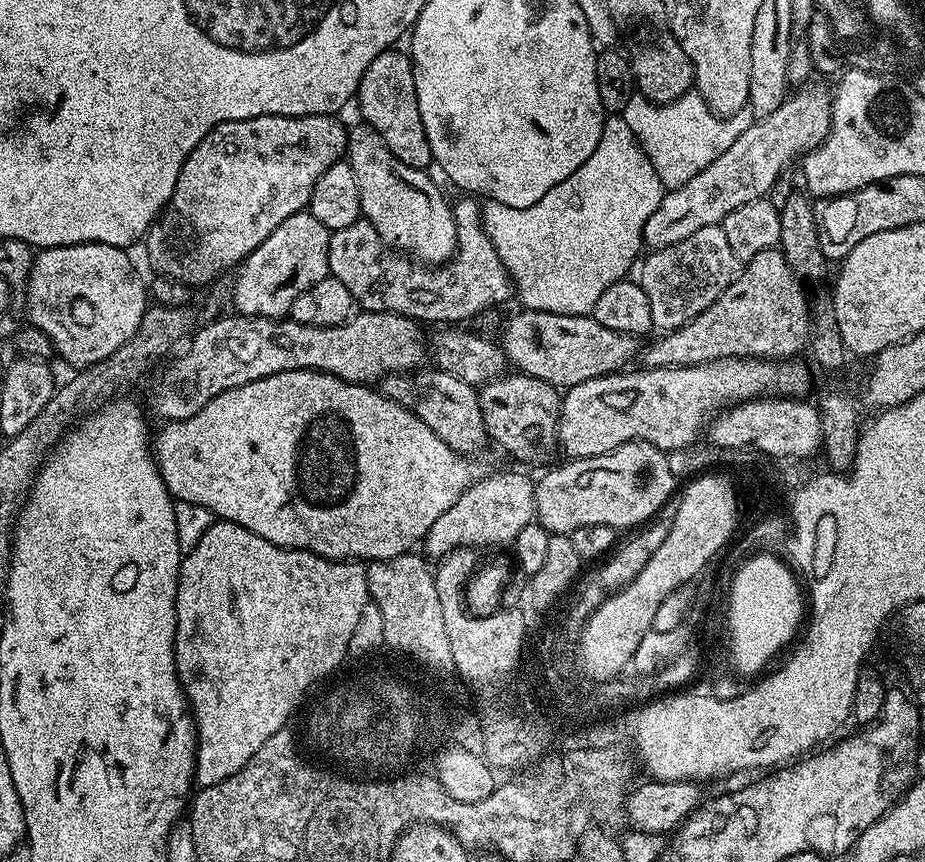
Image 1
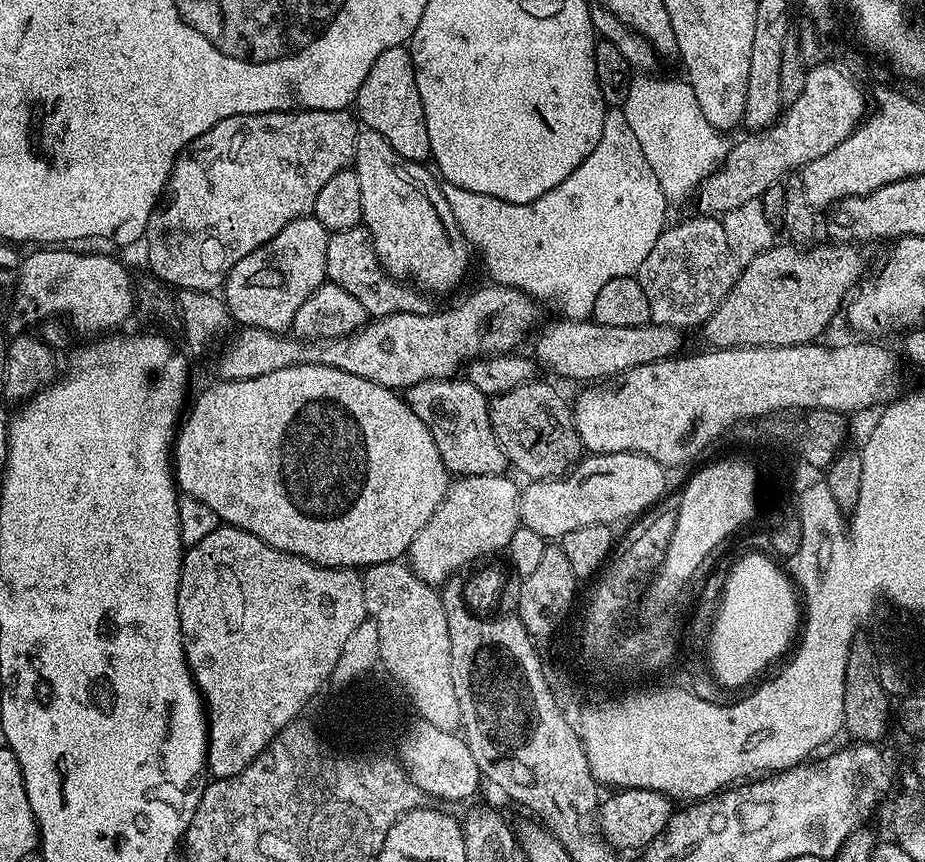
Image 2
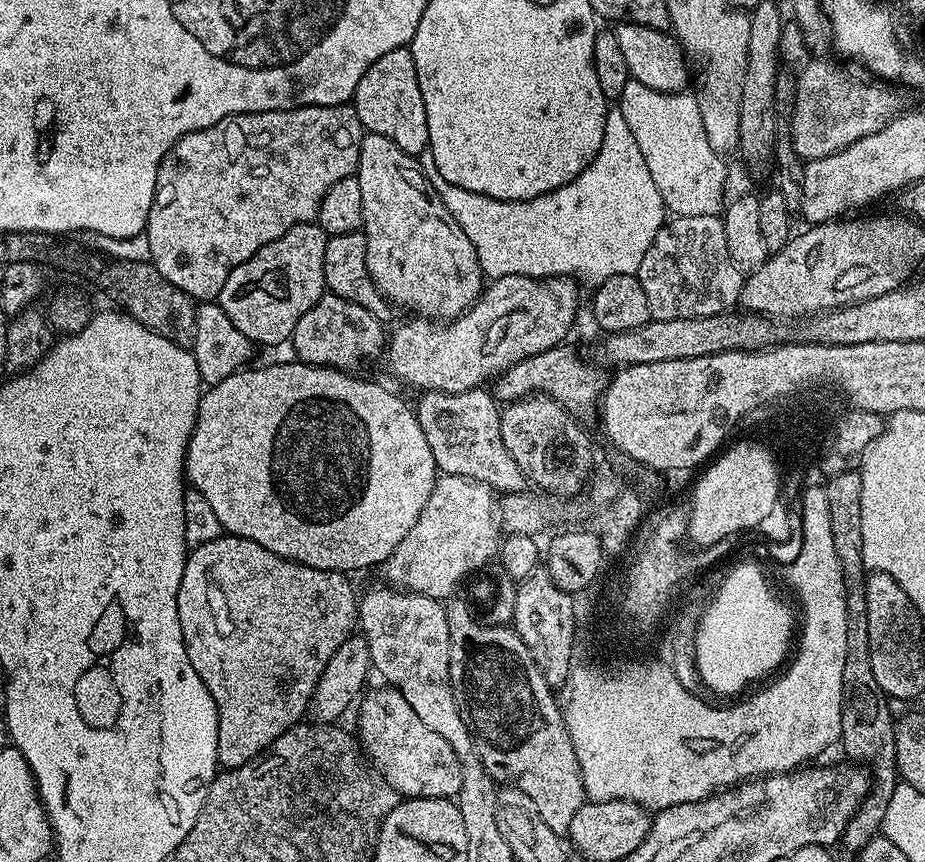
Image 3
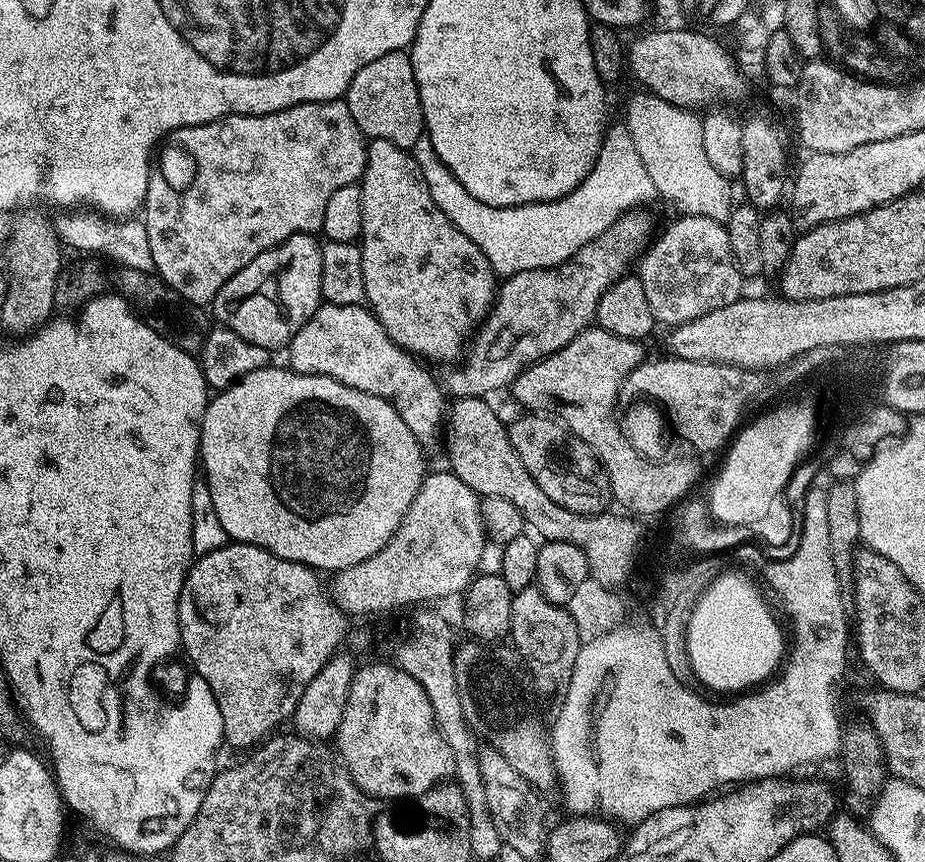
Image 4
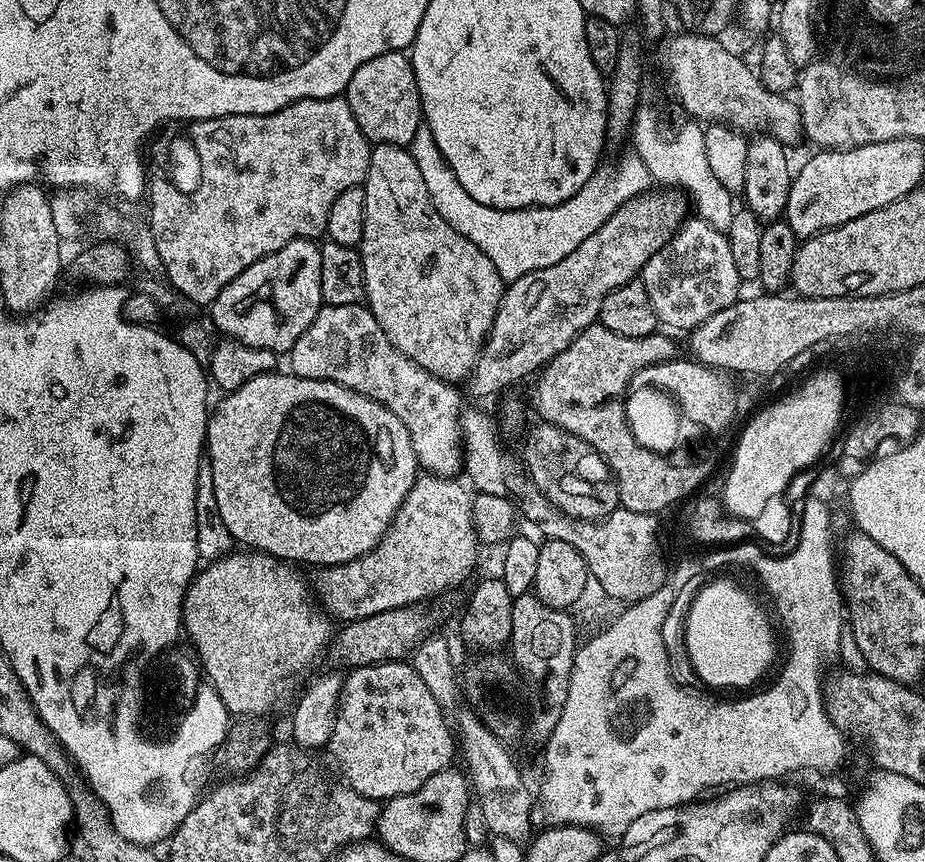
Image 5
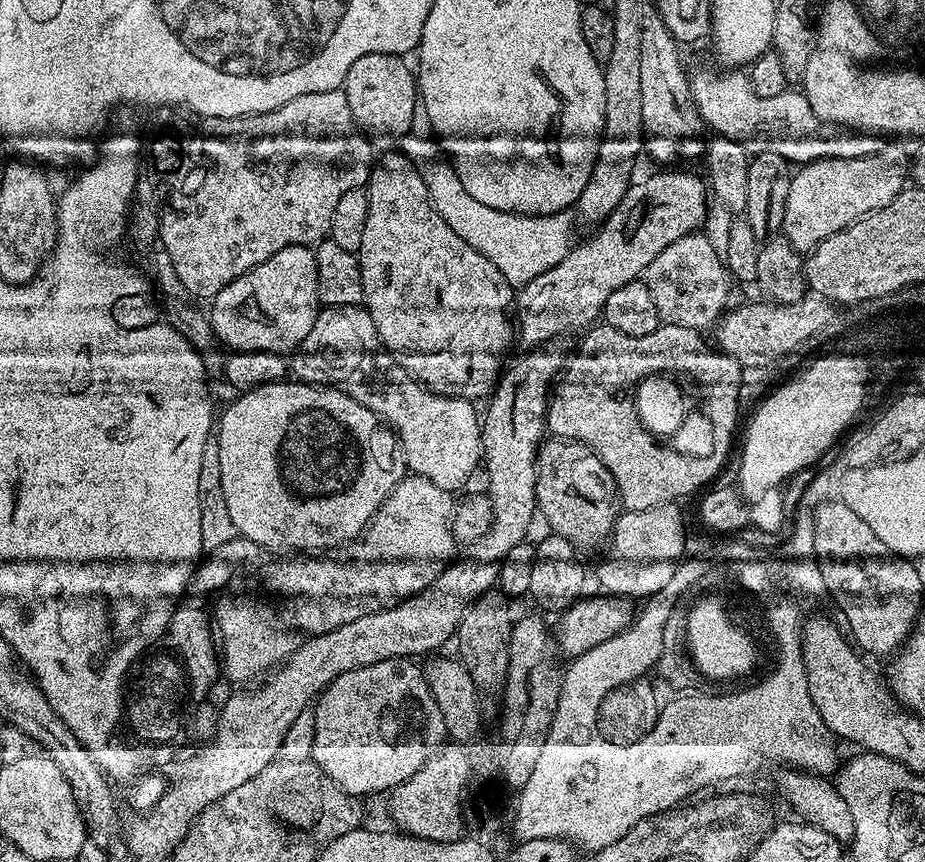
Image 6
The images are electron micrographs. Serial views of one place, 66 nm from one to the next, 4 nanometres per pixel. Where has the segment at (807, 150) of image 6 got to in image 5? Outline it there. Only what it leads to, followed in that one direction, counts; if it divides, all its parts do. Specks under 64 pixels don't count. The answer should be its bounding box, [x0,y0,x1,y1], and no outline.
[663,34,804,146]

